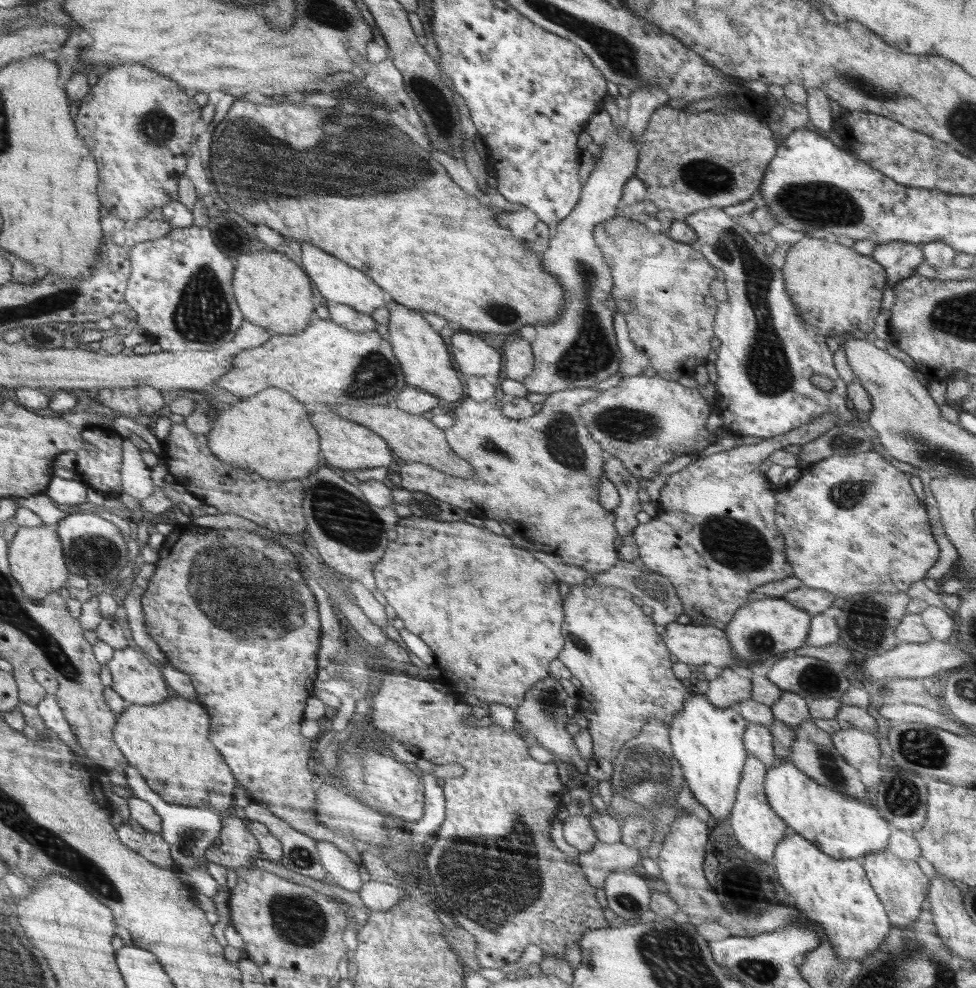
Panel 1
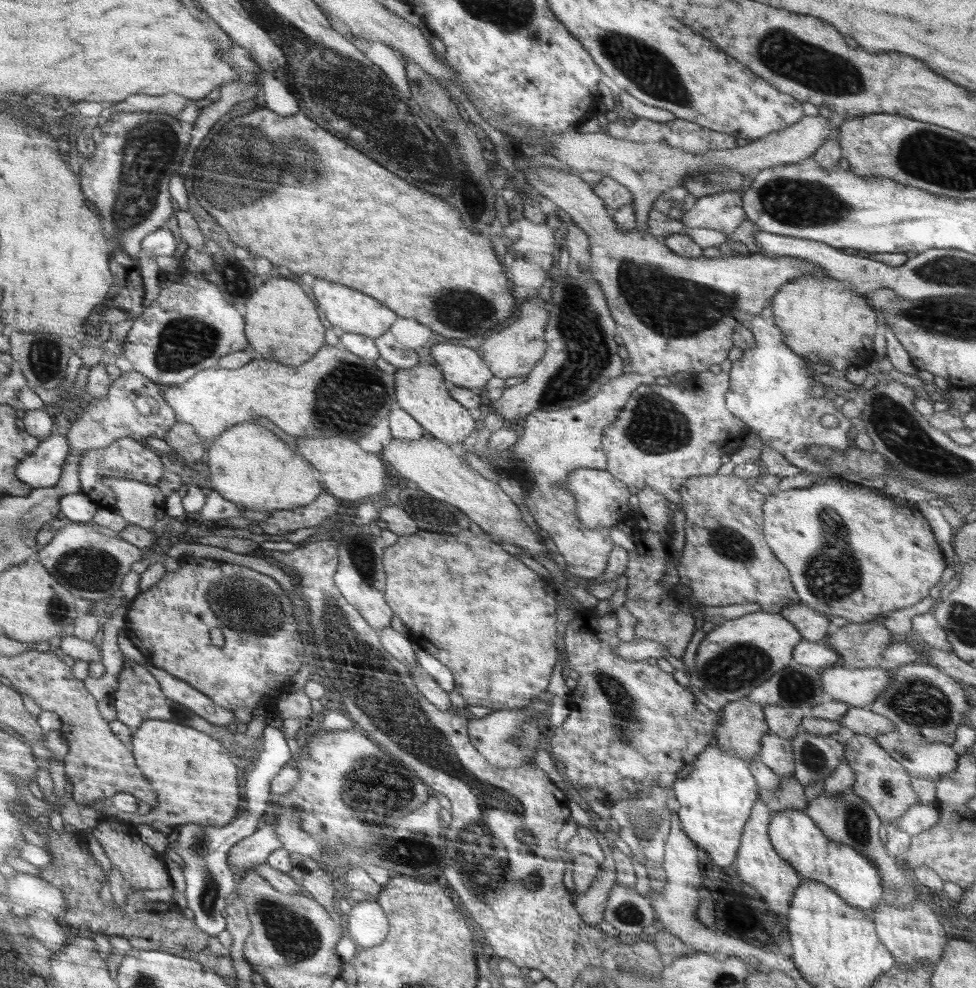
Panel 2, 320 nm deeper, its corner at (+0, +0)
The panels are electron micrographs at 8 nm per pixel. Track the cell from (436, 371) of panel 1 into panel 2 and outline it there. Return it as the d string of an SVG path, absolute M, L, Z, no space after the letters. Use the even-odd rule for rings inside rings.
M417 364L414 368L398 368L396 375L396 404L404 409L426 432L430 432L434 439L444 444L462 443L472 435L476 422L472 420L466 407L452 399L449 394L448 383L441 367Z

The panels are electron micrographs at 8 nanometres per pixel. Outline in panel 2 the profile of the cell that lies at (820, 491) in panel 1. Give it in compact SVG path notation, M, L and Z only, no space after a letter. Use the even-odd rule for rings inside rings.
M839 477L817 478L816 483L817 485L808 488L790 489L771 494L764 506L766 543L773 549L773 553L777 555L777 558L784 562L789 569L793 586L800 595L800 603L830 617L832 615L842 616L849 623L862 623L877 618L881 619L895 610L914 606L917 602L926 598L929 595L929 590L940 581L942 571L946 565L944 564L945 558L942 549L935 540L932 527L930 527L922 513L914 505L900 506L893 501L893 498L888 498L886 493L878 489L867 488L861 484L852 484L852 482L841 480Z

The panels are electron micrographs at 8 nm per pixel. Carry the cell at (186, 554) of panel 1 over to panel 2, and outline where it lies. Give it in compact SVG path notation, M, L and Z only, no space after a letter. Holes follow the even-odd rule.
M190 554L182 556L179 564L178 571L168 571L160 582L130 601L125 626L122 628L126 636L154 666L188 682L192 688L204 692L216 704L228 710L252 710L260 700L268 700L270 696L273 701L276 698L274 694L284 690L284 678L288 688L292 676L300 670L304 656L304 646L292 616L292 606L282 592L282 587L271 576L240 564ZM212 628L224 632L224 646L218 648L210 644Z

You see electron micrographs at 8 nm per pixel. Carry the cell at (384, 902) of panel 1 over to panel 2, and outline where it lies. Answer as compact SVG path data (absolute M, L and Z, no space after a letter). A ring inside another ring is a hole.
M377 901L353 903L344 918L347 934L358 948L378 946L389 931L386 913Z

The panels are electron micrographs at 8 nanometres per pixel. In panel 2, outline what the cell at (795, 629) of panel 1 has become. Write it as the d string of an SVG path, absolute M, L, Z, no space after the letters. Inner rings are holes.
M756 612L734 620L723 621L705 634L697 648L694 672L700 680L701 692L726 695L724 704L747 697L757 686L765 683L785 666L792 664L793 652L804 636L789 619L780 613Z

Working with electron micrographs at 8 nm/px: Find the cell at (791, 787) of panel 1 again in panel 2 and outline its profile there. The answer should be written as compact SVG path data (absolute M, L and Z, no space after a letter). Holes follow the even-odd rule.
M796 809L773 814L769 827L769 838L774 838L774 846L782 850L782 858L789 859L801 879L826 884L850 906L873 916L875 908L882 902L883 891L877 866L869 858L847 844L832 842L810 816Z

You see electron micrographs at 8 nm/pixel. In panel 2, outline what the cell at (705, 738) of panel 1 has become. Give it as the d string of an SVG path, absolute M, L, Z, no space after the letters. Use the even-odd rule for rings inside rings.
M712 743L693 765L677 775L672 789L680 803L677 816L686 836L708 854L714 865L723 870L732 866L741 846L746 821L760 798L761 788L753 778L749 763L736 753Z

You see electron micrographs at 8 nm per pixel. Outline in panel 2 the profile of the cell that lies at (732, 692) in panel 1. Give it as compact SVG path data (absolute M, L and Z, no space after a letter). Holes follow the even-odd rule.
M747 697L733 700L723 707L720 712L721 720L717 729L718 746L725 748L728 752L734 752L741 756L746 762L756 759L760 753L760 741L762 737L770 732L767 725L763 705L750 702Z

